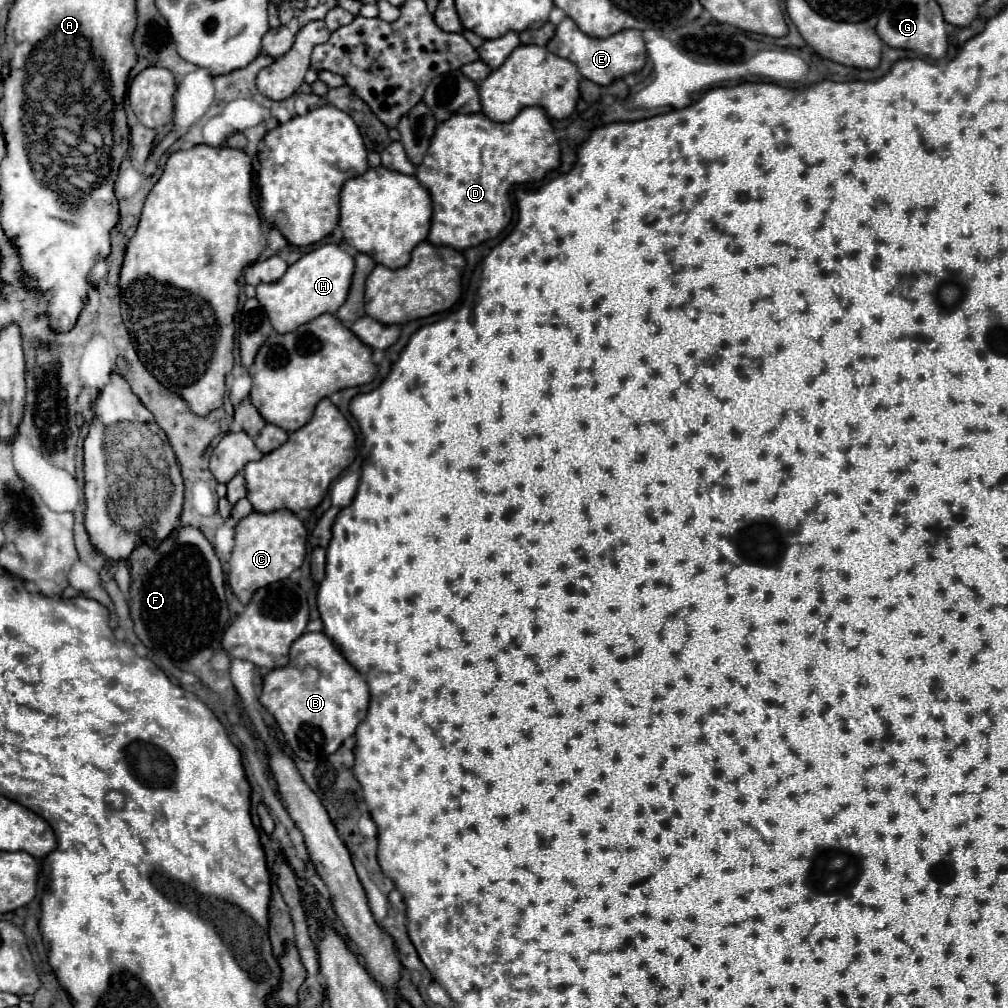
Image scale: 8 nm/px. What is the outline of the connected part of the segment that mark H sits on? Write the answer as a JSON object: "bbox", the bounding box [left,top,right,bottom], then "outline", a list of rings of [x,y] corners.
{"bbox":[257,243,355,333],"outline":[[[327,243],[293,263],[281,281],[259,285],[257,299],[265,307],[273,329],[277,333],[291,333],[323,313],[335,313],[347,299],[353,267],[355,263],[351,255],[347,255],[339,245]]]}

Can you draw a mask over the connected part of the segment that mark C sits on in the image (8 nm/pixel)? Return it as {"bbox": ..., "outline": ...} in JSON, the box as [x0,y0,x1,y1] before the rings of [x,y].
{"bbox":[229,511,307,605],"outline":[[[273,511],[273,513],[251,513],[241,519],[235,527],[235,547],[229,559],[229,585],[237,599],[247,605],[253,593],[265,585],[287,579],[295,569],[301,567],[305,559],[305,543],[307,529],[297,519],[297,515],[289,511]]]}

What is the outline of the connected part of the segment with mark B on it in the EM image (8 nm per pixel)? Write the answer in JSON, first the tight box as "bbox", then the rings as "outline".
{"bbox":[259,631,369,761],"outline":[[[307,631],[291,645],[289,665],[263,679],[259,701],[275,717],[287,747],[299,759],[313,761],[335,753],[355,733],[369,709],[369,687],[325,633]]]}

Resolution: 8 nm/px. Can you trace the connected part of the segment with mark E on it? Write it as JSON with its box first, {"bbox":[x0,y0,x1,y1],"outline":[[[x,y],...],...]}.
{"bbox":[547,17,647,85],"outline":[[[565,17],[557,25],[555,37],[547,43],[547,49],[559,57],[573,61],[577,65],[579,73],[597,85],[611,85],[613,79],[641,71],[641,67],[645,65],[645,59],[647,59],[643,33],[639,29],[625,29],[625,31],[619,31],[611,37],[597,39],[597,37],[589,37],[589,35],[581,33],[577,29],[577,25],[573,23],[573,19],[569,19],[569,17]]]}

